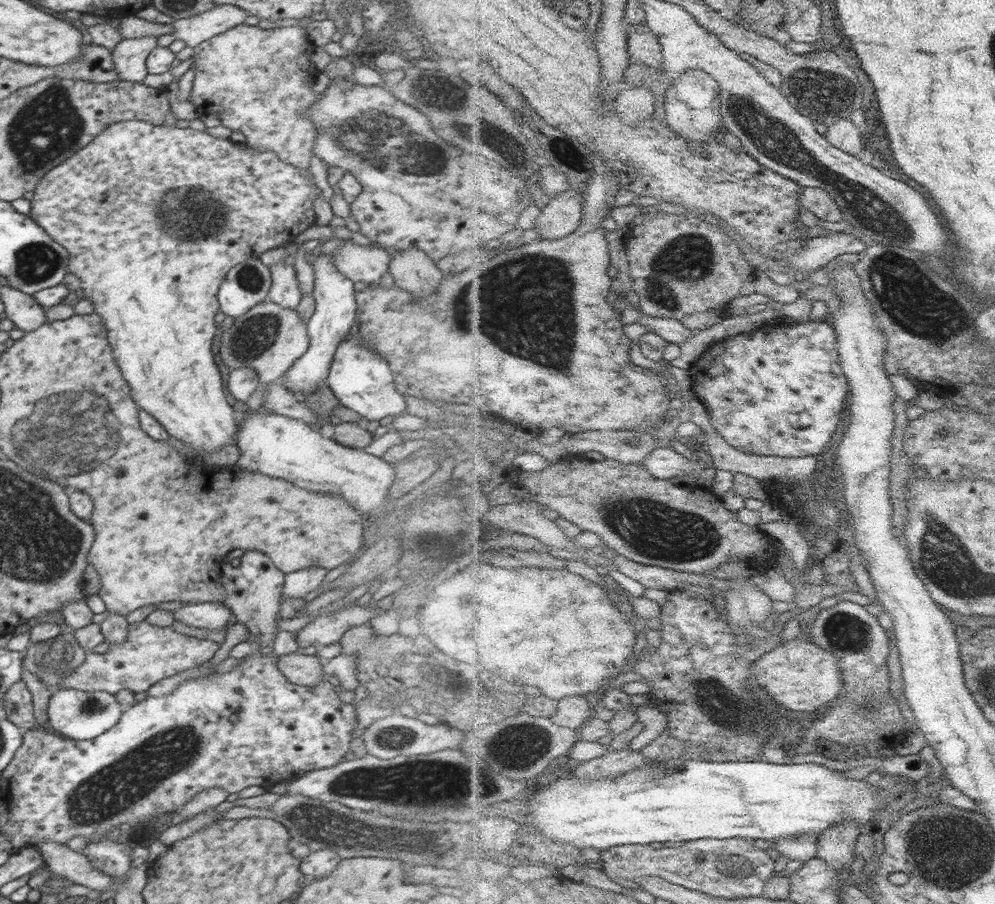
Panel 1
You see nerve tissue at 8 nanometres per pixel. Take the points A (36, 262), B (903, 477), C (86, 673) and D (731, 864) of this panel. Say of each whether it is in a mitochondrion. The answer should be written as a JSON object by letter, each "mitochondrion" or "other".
{"A":"mitochondrion","B":"other","C":"mitochondrion","D":"mitochondrion"}

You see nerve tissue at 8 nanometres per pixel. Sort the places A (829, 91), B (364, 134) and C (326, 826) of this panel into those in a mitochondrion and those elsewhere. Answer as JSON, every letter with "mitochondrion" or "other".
{"A":"mitochondrion","B":"mitochondrion","C":"mitochondrion"}

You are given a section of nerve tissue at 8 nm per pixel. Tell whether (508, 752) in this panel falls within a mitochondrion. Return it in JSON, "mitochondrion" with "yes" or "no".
{"mitochondrion":"yes"}

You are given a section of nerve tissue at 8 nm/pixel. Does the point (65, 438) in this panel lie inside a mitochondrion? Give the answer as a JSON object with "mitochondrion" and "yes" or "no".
{"mitochondrion":"yes"}

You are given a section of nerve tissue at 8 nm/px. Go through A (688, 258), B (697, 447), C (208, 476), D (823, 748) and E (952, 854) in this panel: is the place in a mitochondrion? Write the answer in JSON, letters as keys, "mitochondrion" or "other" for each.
{"A":"mitochondrion","B":"other","C":"other","D":"other","E":"mitochondrion"}

